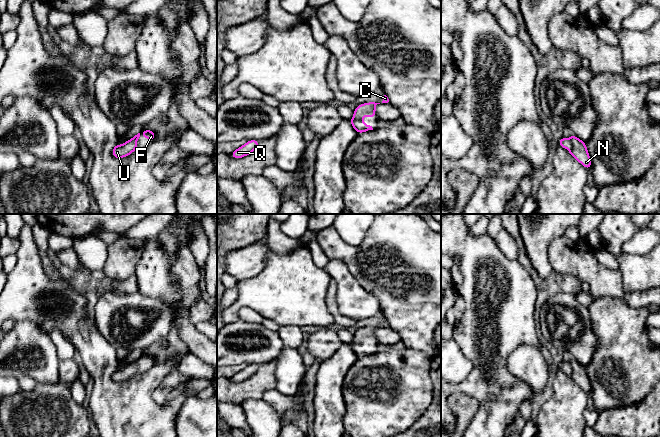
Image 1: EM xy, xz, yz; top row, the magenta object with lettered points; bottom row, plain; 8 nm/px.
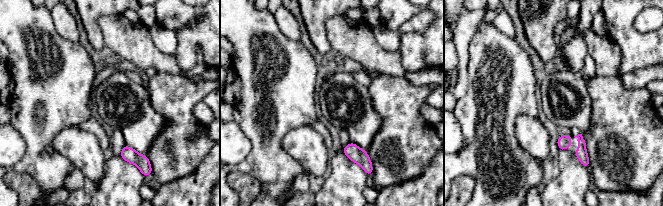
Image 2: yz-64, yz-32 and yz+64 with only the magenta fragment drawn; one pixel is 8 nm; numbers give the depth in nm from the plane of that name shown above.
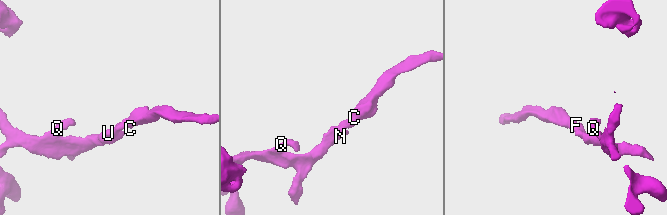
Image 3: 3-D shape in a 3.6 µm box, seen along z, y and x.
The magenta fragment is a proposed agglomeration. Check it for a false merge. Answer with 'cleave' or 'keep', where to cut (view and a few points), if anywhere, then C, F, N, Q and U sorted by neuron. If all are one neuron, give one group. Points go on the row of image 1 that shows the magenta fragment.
keep | no cut | C F N Q U

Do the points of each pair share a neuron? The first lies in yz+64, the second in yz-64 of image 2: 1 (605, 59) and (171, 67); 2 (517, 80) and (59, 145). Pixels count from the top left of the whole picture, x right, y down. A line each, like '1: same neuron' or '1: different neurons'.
1: same neuron
2: different neurons

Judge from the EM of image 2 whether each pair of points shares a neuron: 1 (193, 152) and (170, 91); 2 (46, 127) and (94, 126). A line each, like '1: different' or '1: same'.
1: same
2: different

